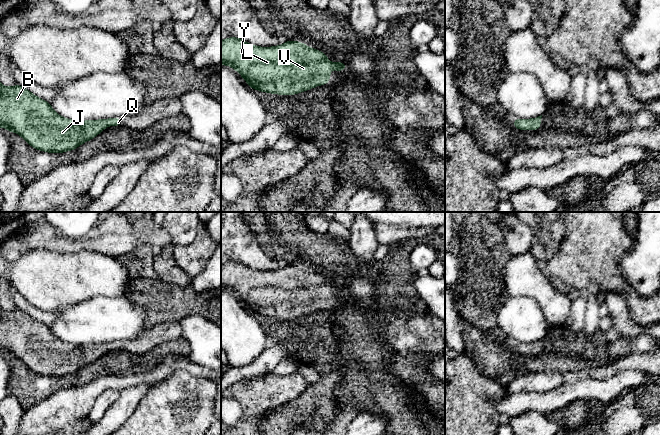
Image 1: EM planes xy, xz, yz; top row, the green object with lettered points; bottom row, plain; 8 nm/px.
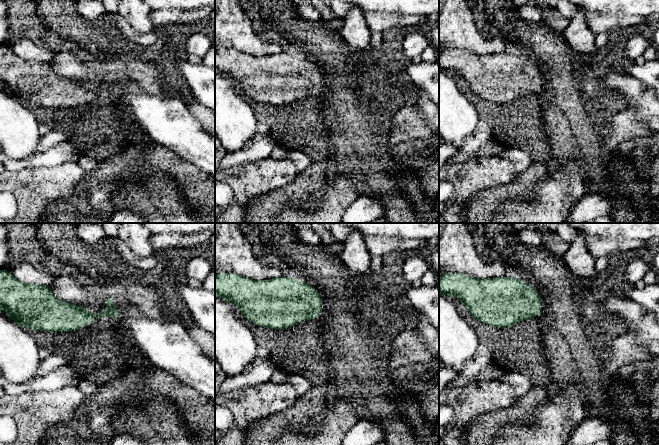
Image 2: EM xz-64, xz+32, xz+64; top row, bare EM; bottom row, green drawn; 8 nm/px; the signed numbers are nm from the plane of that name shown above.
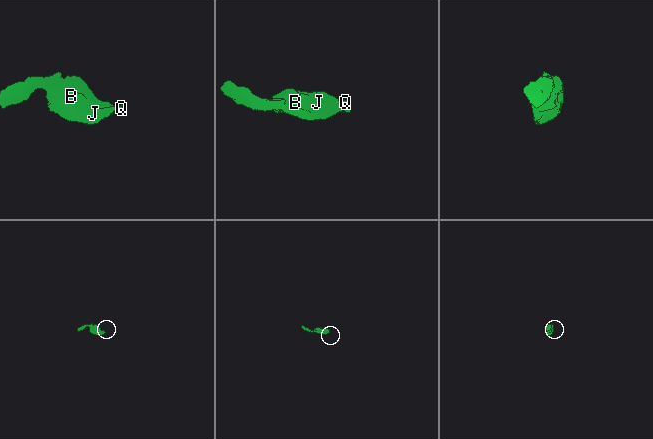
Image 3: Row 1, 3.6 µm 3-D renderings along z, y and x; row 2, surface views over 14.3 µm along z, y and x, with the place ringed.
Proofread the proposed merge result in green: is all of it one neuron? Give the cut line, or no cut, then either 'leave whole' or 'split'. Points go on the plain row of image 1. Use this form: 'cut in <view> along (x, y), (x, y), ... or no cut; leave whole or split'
no cut; leave whole

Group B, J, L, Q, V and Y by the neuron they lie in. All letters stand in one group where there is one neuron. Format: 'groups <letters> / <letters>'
groups B J L Q V Y

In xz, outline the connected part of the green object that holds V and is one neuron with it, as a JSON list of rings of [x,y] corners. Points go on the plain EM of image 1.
[[[228,261],[221,265],[221,289],[235,293],[252,313],[287,320],[327,309],[330,305],[330,294],[342,296],[347,287],[331,287],[322,275],[294,264],[288,264],[279,270],[260,271],[237,261]]]

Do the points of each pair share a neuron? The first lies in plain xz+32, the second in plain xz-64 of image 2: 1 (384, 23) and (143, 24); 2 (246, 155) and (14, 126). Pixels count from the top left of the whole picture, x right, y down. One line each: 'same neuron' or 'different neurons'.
1: different neurons
2: different neurons

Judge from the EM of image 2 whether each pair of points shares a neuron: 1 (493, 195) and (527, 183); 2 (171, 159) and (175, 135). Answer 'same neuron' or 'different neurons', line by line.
1: same neuron
2: different neurons

